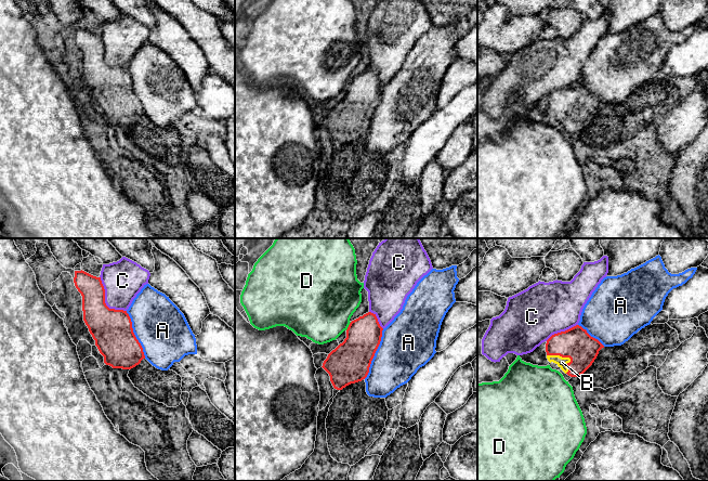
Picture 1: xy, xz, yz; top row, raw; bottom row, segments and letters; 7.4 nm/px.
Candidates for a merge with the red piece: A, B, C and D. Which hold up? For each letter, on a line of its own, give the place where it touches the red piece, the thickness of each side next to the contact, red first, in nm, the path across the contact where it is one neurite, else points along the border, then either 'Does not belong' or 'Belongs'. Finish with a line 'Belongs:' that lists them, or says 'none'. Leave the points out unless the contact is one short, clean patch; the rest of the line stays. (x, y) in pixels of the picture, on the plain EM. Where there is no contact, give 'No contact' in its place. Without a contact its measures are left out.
A: Touches red at xz (375, 109). Thickness 300 nm (red) against 400 nm. Does not belong
B: Touches red at yz (564, 114). Thickness 240 nm (red) against 80 nm. Path across: yz (576, 101), (564, 114), (562, 119). Belongs
C: Touches red at xy (104, 57). Thickness 300 nm (red) against 300 nm. Does not belong
D: Touches red at xz (349, 83). Thickness 300 nm (red) against 460 nm. Boundary: xz (351, 79), (345, 87). Does not belong
Belongs: B

